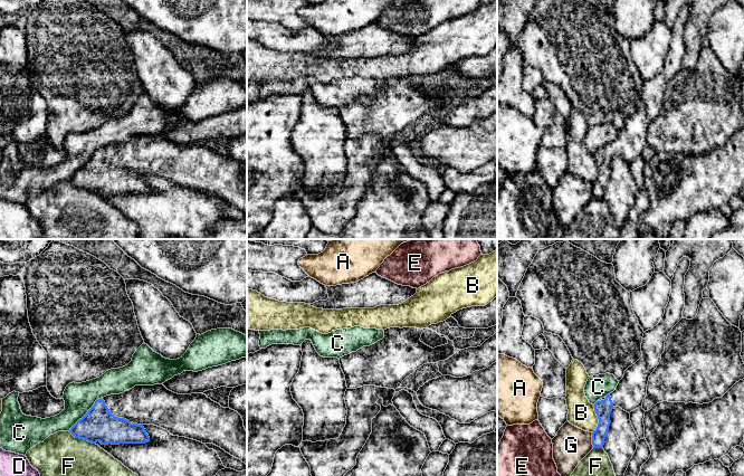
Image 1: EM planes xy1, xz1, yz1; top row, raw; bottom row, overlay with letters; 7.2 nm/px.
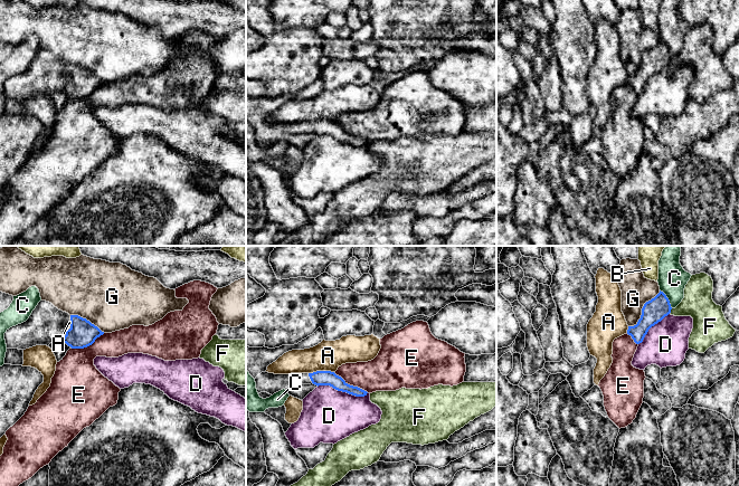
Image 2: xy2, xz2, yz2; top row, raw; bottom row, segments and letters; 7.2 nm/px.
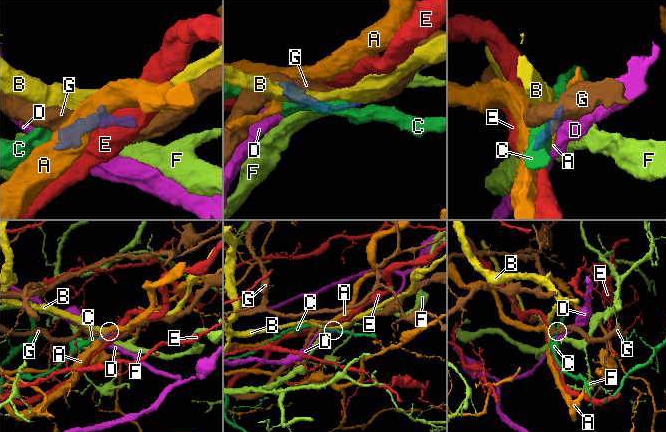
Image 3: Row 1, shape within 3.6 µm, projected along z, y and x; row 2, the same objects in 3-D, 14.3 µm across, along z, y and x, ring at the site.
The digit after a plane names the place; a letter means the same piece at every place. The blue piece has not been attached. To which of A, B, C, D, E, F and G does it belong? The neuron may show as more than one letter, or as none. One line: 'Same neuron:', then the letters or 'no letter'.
Same neuron: no letter

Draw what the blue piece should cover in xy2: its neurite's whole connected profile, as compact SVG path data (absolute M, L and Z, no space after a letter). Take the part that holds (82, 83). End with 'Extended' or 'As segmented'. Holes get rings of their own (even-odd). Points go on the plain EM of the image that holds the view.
M40 50L29 68L4 83L7 98L26 99L36 95L64 92L72 98L92 95L103 85L97 76L78 65L69 65L51 53Z. Extended

